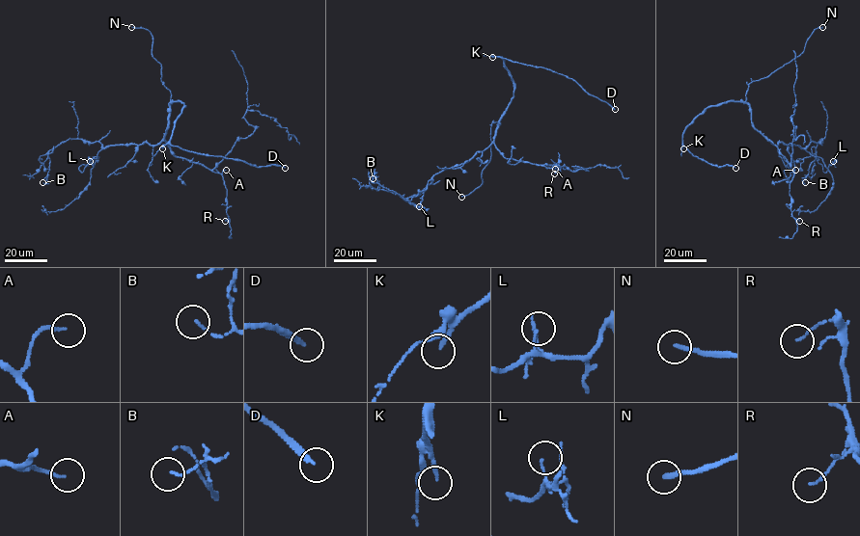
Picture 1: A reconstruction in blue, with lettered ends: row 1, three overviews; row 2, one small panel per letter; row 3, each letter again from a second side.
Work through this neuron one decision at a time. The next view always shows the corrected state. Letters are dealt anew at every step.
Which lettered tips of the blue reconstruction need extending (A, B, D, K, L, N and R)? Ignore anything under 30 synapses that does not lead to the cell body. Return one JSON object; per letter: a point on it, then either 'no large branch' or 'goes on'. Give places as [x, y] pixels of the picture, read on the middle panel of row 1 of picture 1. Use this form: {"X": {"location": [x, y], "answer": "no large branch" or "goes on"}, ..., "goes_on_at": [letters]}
{"A": {"location": [555, 169], "answer": "no large branch"}, "B": {"location": [373, 178], "answer": "no large branch"}, "D": {"location": [615, 109], "answer": "goes on"}, "K": {"location": [492, 57], "answer": "no large branch"}, "L": {"location": [419, 206], "answer": "no large branch"}, "N": {"location": [461, 197], "answer": "goes on"}, "R": {"location": [554, 174], "answer": "no large branch"}, "goes_on_at": ["D", "N"]}

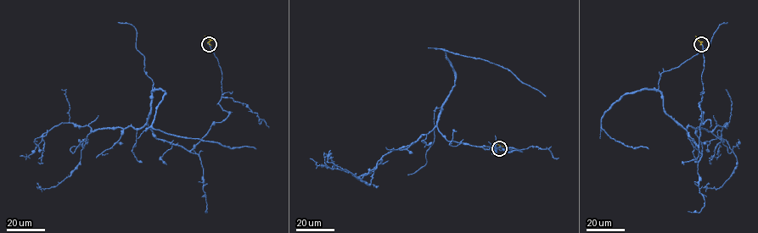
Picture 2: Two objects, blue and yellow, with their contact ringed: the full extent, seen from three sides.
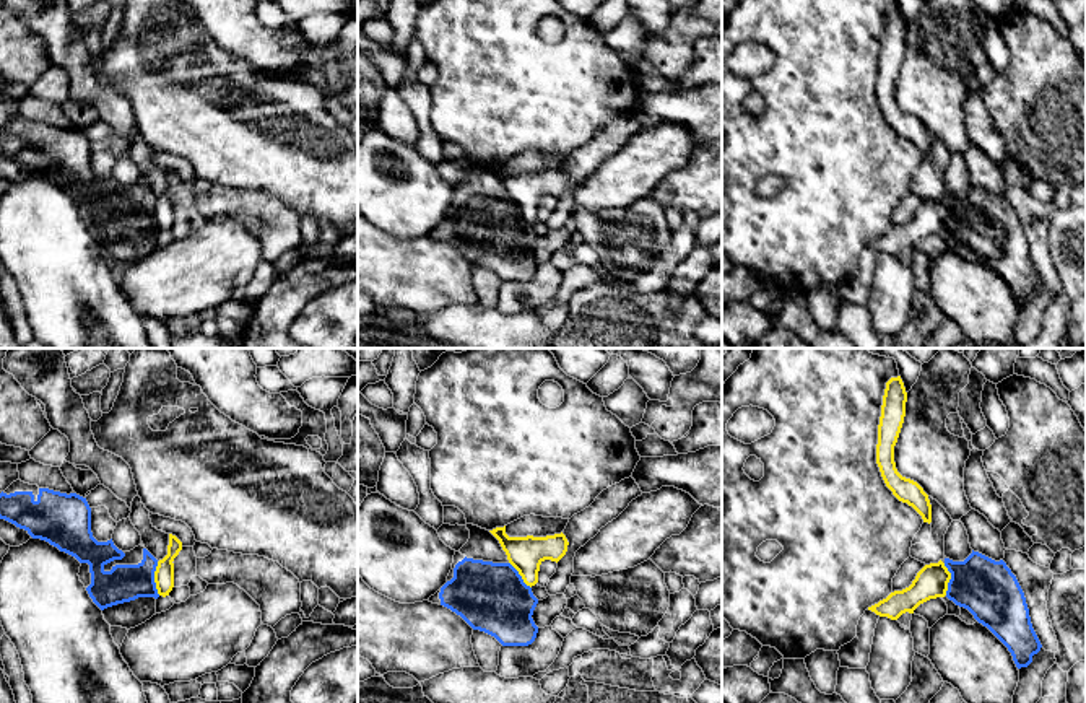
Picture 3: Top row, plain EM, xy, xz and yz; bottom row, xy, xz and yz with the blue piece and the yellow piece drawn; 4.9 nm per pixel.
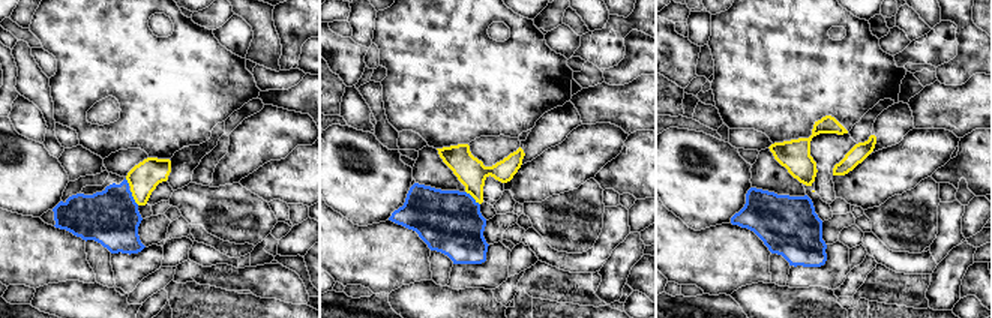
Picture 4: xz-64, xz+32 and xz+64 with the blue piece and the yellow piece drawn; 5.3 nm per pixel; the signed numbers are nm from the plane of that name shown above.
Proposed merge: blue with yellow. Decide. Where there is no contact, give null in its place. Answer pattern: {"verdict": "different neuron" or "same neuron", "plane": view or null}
{"verdict": "different neuron", "plane": "xy"}

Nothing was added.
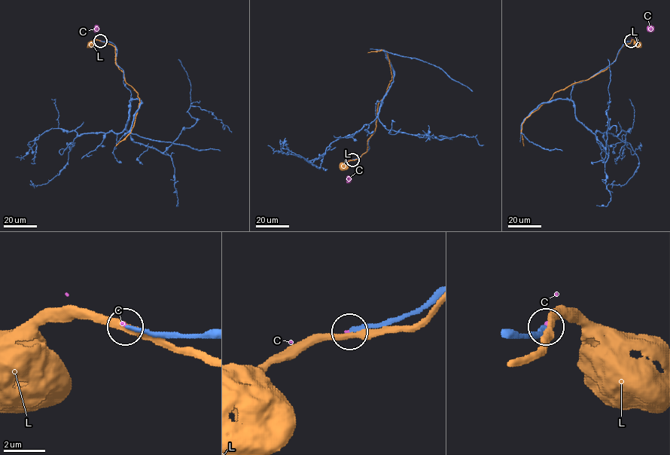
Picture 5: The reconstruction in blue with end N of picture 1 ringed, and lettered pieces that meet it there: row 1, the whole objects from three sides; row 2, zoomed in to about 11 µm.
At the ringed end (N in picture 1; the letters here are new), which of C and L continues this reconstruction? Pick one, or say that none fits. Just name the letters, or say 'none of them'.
C

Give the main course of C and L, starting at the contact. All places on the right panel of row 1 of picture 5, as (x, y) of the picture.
C: (631, 41), (647, 30), (631, 38)
L: (631, 41), (622, 47), (616, 59), (605, 70), (555, 92), (525, 118), (521, 132), (524, 146)

